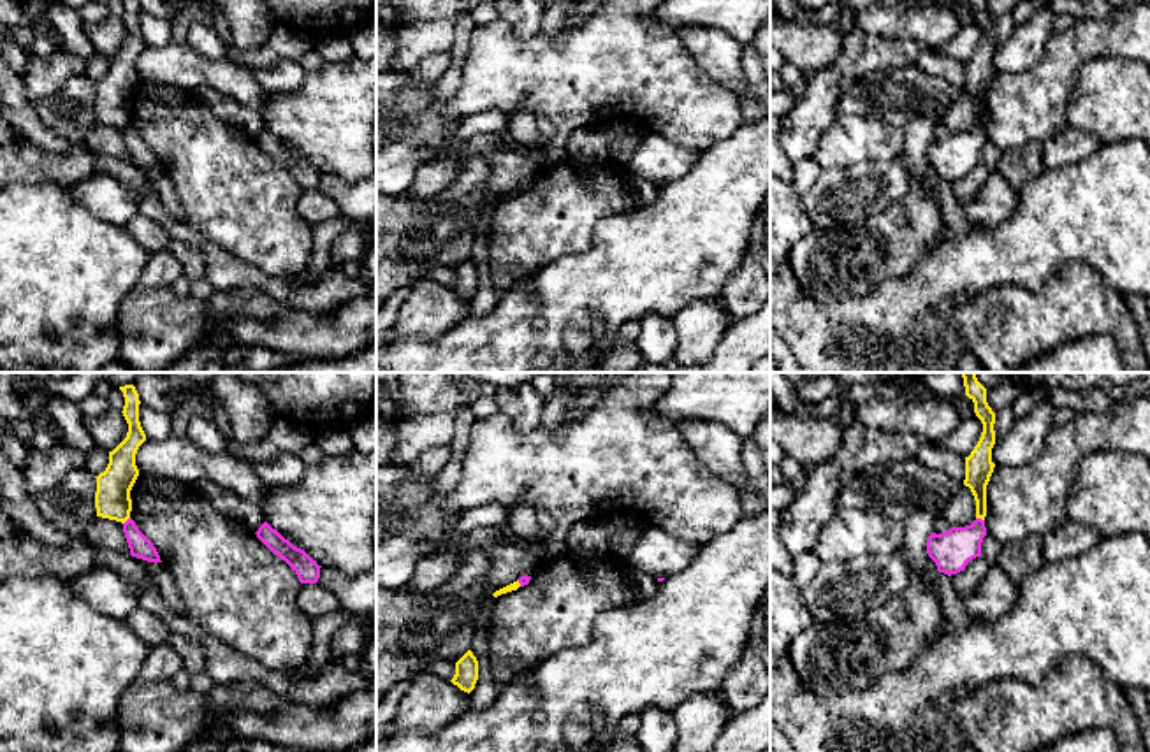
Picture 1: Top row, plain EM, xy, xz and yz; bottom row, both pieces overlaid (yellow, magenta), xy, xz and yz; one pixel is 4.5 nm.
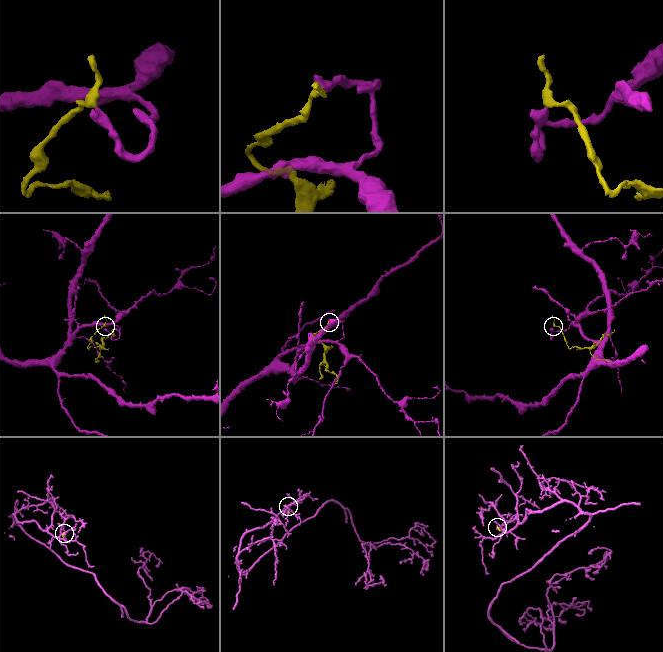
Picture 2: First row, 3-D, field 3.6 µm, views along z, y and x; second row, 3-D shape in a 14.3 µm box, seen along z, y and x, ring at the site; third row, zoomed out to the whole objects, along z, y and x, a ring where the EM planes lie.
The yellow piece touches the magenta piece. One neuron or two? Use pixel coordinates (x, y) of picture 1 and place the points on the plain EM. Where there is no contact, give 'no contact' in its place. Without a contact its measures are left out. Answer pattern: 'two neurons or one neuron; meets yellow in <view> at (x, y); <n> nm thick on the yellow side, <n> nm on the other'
two neurons; meets yellow in yz at (980, 123); 130 nm thick on the yellow side, 180 nm on the other

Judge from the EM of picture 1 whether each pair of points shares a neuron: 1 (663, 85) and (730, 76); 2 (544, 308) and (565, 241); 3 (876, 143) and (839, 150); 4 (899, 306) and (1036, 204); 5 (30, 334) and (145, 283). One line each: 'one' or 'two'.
1: two
2: two
3: one
4: one
5: two

